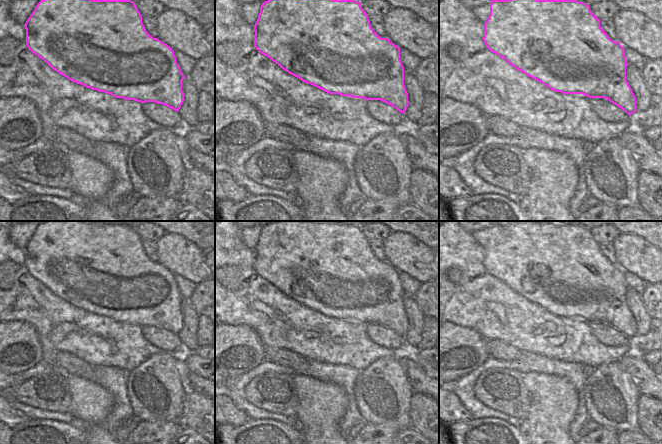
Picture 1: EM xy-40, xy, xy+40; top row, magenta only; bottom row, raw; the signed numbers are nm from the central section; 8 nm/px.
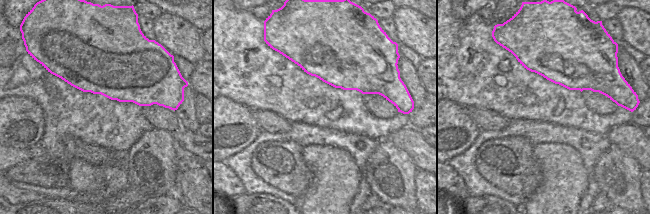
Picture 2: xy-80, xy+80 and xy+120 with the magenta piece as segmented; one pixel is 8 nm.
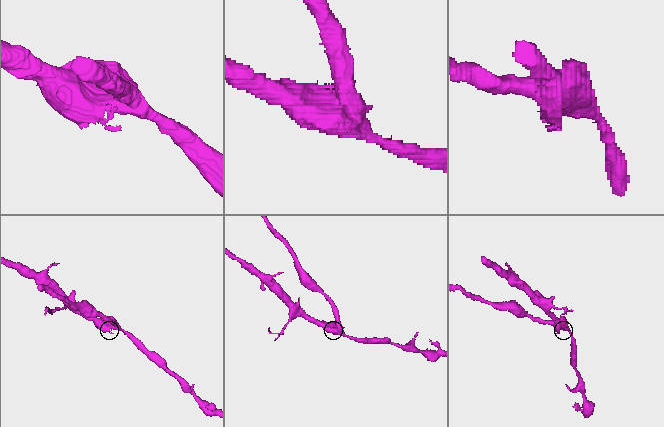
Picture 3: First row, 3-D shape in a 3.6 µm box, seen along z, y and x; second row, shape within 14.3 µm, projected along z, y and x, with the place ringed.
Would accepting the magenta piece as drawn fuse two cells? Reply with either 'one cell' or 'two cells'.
two cells

